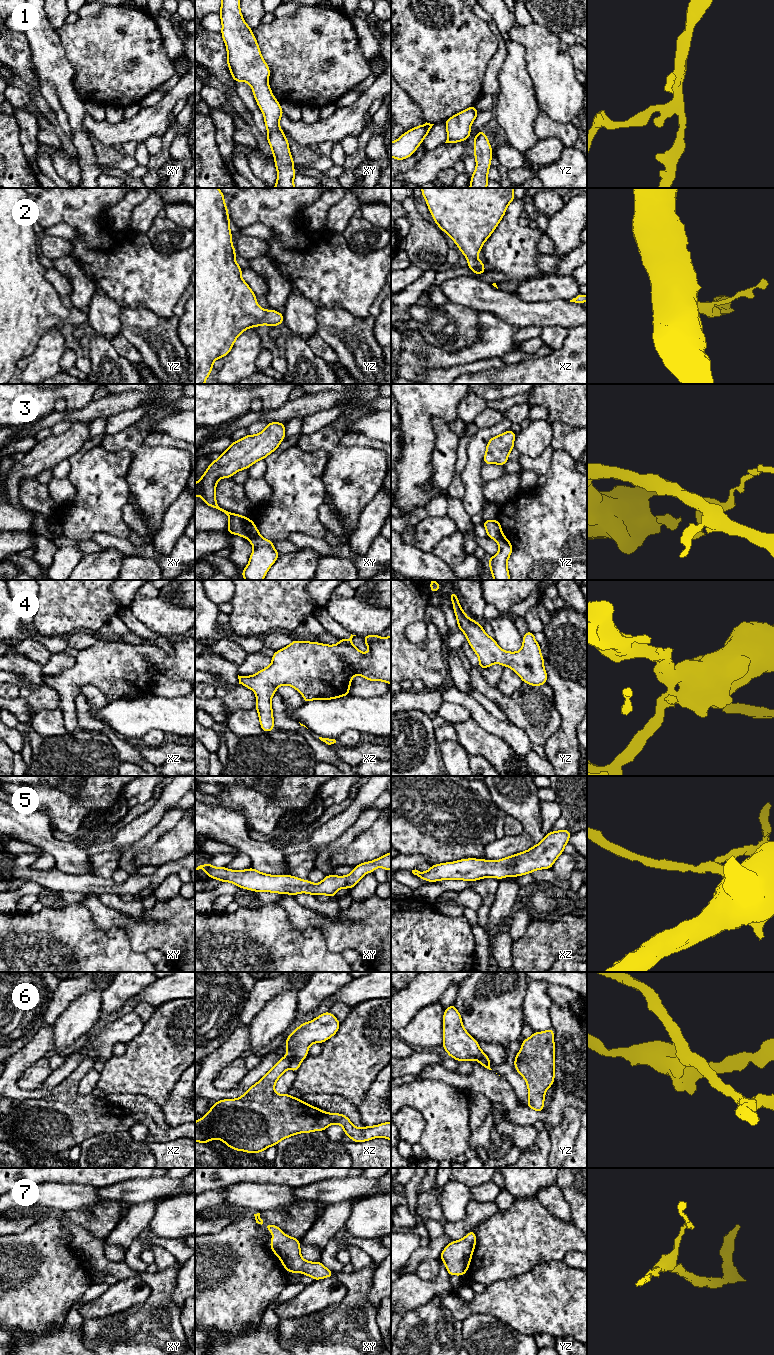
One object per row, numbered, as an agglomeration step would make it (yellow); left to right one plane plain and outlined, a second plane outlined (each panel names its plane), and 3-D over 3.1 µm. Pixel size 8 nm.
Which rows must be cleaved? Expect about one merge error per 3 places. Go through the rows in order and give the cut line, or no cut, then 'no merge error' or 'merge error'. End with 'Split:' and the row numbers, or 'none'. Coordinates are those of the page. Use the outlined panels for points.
1: no cut; no merge error
2: no cut; no merge error
3: cut in xy along (259, 535), (249, 540); merge error
4: no cut; no merge error
5: no cut; no merge error
6: cut in xz along (287, 1055), (290, 1060), (290, 1067); merge error
7: no cut; no merge error
Split: 3, 6

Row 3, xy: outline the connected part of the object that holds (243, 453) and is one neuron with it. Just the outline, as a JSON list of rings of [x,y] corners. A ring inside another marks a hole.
[[[268,423],[259,434],[248,434],[240,440],[234,441],[217,460],[210,463],[199,479],[199,486],[195,486],[195,497],[200,495],[206,505],[216,508],[228,516],[227,533],[236,534],[248,540],[260,536],[256,525],[248,517],[228,512],[218,506],[215,496],[218,480],[231,478],[238,471],[248,469],[257,461],[265,459],[279,447],[285,434],[285,423]]]

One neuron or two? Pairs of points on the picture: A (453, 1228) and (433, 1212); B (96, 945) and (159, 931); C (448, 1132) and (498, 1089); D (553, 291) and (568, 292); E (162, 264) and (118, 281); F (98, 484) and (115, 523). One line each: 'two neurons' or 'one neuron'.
A: two neurons
B: two neurons
C: two neurons
D: one neuron
E: one neuron
F: one neuron

